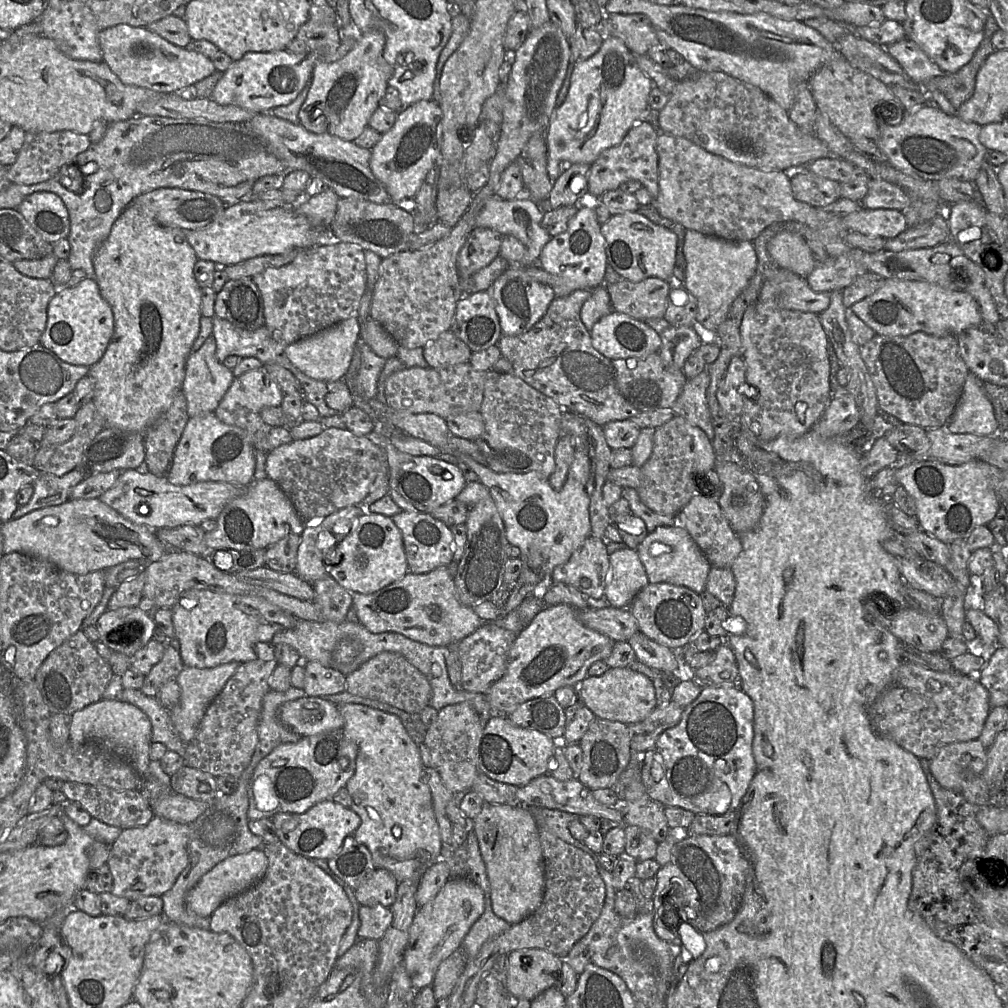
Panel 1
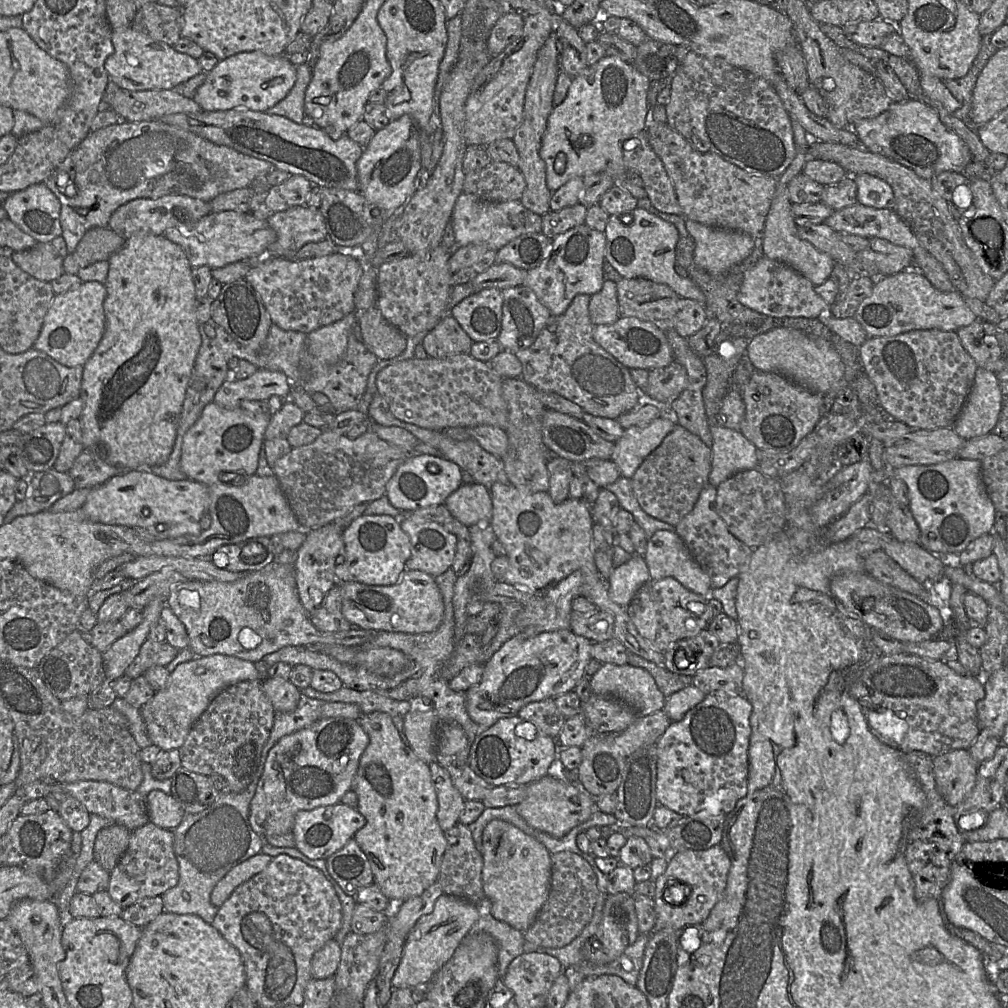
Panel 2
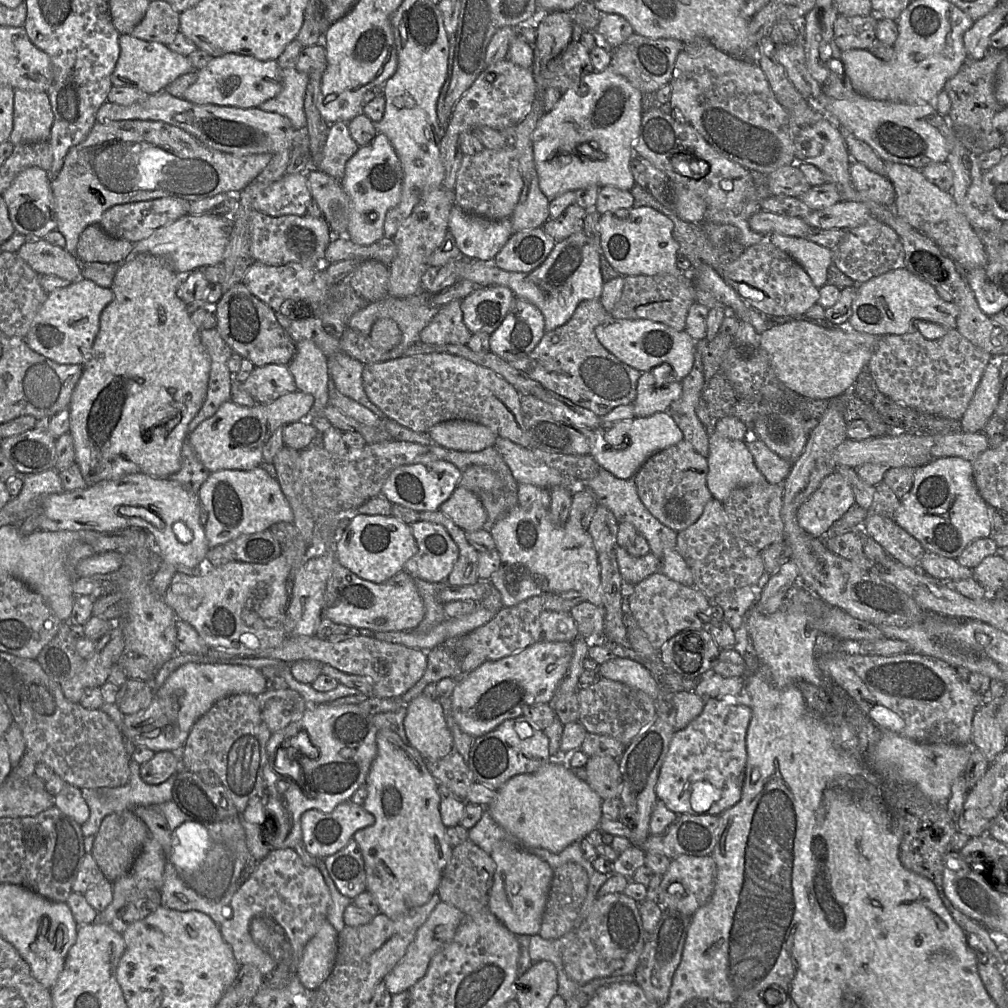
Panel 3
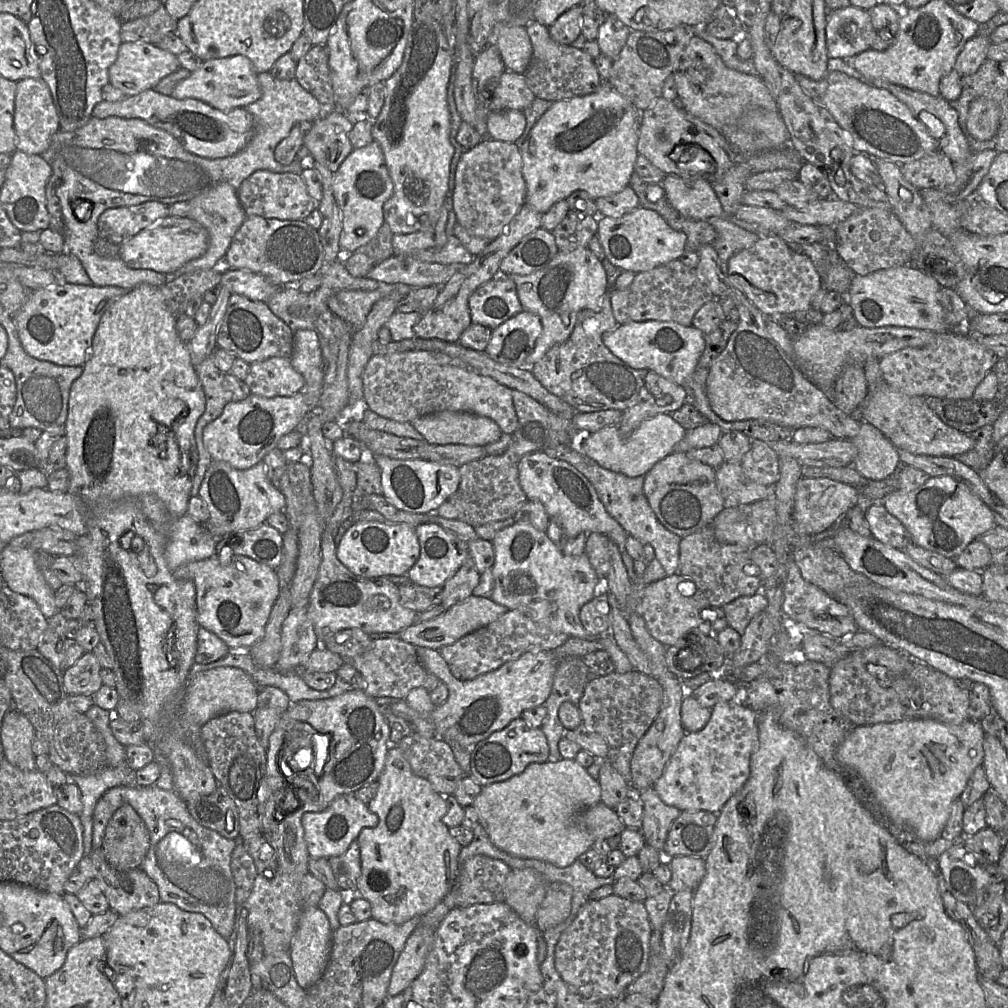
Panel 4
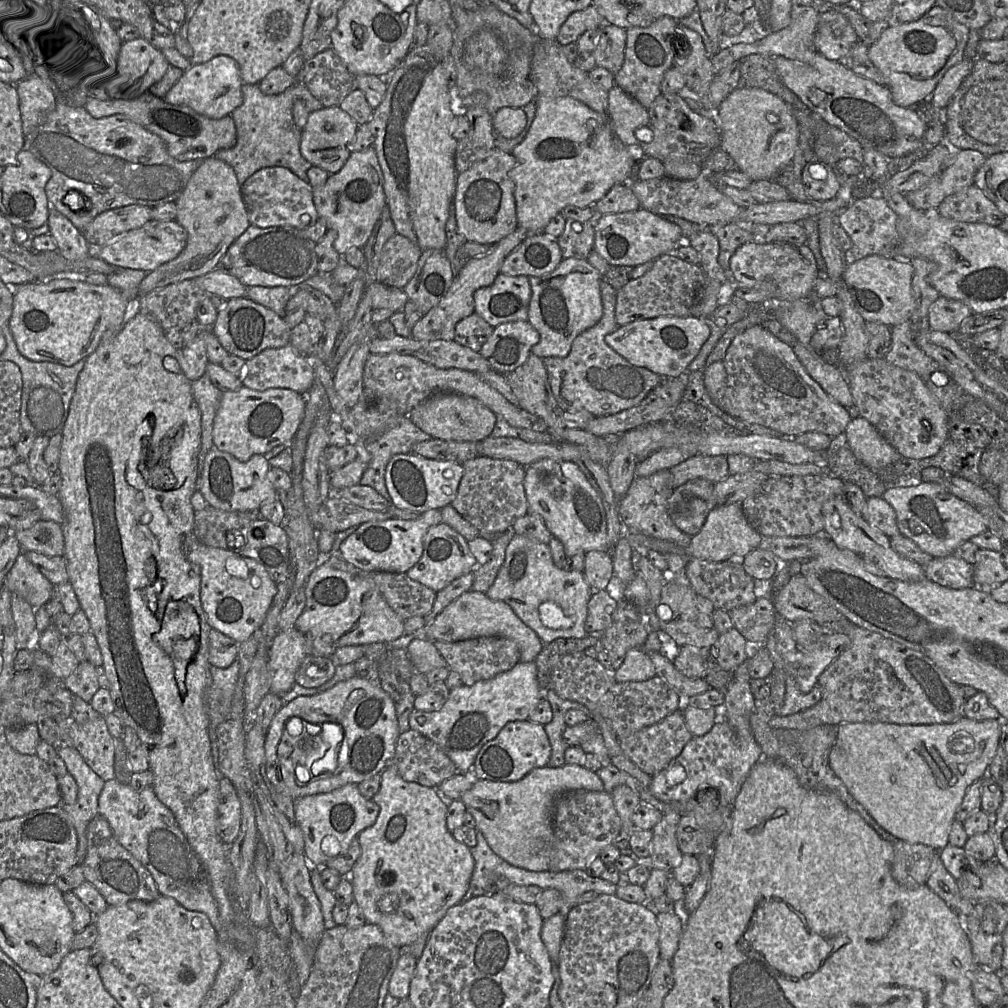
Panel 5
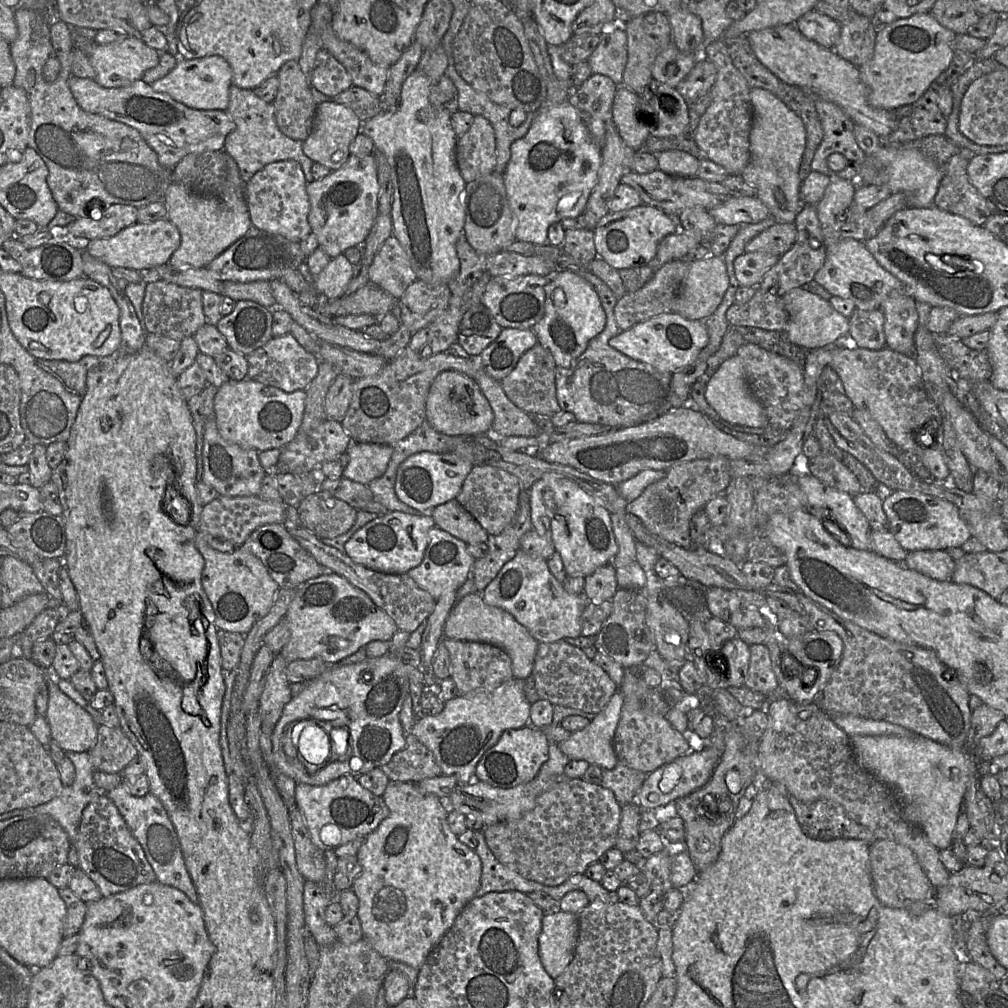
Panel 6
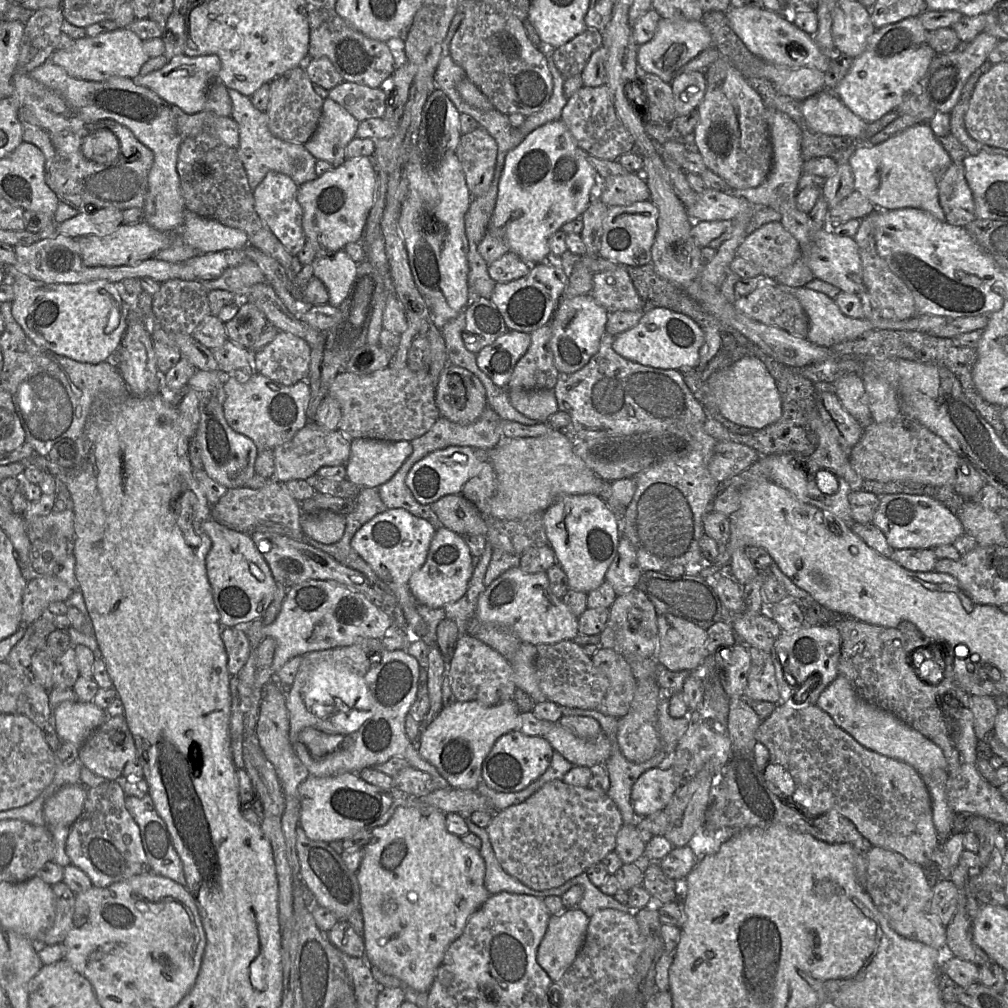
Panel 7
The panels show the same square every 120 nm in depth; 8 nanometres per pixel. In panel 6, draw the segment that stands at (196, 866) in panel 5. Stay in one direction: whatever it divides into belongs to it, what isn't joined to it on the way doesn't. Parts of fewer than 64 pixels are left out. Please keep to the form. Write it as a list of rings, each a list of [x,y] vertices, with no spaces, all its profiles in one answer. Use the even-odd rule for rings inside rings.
[[[122,783],[103,793],[115,804],[131,834],[141,845],[157,881],[179,889],[192,902],[198,903],[197,891],[186,868],[177,832],[160,800],[150,792],[143,797],[133,796]]]

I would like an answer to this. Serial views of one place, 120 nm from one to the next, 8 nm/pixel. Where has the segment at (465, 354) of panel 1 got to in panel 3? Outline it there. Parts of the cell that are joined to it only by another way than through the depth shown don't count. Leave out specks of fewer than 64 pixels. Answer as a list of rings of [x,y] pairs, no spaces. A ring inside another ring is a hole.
[[[452,300],[439,311],[420,332],[420,341],[426,344],[465,345],[471,337],[463,322],[461,300]]]

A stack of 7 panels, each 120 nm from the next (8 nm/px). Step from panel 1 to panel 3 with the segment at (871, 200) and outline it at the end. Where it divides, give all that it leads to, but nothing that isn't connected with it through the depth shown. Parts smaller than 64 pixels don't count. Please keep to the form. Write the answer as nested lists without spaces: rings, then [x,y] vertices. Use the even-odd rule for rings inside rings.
[[[852,162],[850,175],[856,189],[868,199],[888,207],[894,205],[895,190],[886,176],[872,171],[861,162]]]

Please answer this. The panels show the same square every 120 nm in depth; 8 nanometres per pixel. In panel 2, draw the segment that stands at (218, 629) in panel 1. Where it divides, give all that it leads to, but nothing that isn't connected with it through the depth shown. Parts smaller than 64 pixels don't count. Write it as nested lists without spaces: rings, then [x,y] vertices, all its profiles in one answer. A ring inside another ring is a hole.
[[[270,563],[264,568],[245,573],[241,578],[233,582],[217,582],[217,581],[200,581],[200,580],[187,580],[172,585],[170,595],[167,600],[167,605],[173,611],[173,613],[184,624],[189,637],[188,647],[196,654],[197,657],[210,656],[214,654],[223,654],[228,656],[234,656],[243,660],[247,660],[256,663],[263,659],[264,656],[275,652],[286,646],[313,646],[322,644],[336,644],[343,646],[360,646],[366,642],[369,642],[373,636],[375,636],[376,630],[360,629],[354,625],[348,631],[339,632],[321,632],[311,622],[308,614],[302,606],[297,592],[297,585],[295,580],[295,568],[294,564],[278,564]]]

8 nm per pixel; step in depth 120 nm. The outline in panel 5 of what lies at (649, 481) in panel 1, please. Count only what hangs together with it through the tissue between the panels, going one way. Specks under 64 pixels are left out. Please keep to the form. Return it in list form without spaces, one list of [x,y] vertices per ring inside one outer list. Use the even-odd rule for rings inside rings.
[[[699,478],[673,491],[668,500],[668,513],[682,532],[693,536],[701,530],[707,516],[717,506],[714,486],[714,483]]]

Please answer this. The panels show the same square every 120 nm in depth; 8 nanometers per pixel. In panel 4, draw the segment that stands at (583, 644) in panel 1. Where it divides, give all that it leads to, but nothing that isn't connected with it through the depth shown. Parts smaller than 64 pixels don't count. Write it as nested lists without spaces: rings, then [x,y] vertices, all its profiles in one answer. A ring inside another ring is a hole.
[[[417,646],[416,651],[425,670],[437,676],[449,689],[447,700],[431,714],[436,737],[457,742],[470,752],[475,744],[505,728],[525,710],[544,704],[551,693],[558,666],[553,651],[532,651],[474,679],[458,680],[438,650]]]

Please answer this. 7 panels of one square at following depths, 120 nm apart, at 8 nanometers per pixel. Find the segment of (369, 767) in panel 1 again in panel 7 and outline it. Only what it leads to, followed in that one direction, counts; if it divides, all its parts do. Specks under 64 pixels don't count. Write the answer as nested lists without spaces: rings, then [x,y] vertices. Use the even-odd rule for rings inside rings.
[[[399,806],[389,821],[371,834],[356,872],[364,922],[364,958],[414,990],[428,993],[447,949],[461,936],[469,917],[491,896],[484,885],[485,861],[479,850],[448,832],[446,814],[432,806]]]

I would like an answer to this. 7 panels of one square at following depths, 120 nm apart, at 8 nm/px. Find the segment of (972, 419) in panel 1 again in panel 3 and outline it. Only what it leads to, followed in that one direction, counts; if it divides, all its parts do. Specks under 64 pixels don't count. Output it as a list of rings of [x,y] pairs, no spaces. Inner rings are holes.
[[[993,358],[986,366],[973,397],[960,420],[963,432],[981,432],[995,413],[1000,395],[997,359]]]

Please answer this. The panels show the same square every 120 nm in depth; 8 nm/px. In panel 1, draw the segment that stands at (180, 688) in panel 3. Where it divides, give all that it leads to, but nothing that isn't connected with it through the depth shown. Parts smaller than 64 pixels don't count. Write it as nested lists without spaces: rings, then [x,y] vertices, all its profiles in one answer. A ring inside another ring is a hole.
[[[233,661],[213,668],[185,666],[179,673],[176,682],[181,688],[181,697],[178,705],[170,711],[170,716],[182,741],[188,743],[194,738],[207,707],[221,692],[226,682],[233,676],[240,664],[242,663]]]

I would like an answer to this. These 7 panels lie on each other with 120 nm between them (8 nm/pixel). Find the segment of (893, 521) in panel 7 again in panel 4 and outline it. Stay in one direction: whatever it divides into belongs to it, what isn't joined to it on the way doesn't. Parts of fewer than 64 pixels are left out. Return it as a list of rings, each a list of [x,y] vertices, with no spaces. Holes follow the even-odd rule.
[[[951,476],[930,477],[923,485],[909,491],[894,491],[881,501],[911,536],[912,543],[926,550],[954,559],[974,540],[996,526],[993,511],[963,483]]]

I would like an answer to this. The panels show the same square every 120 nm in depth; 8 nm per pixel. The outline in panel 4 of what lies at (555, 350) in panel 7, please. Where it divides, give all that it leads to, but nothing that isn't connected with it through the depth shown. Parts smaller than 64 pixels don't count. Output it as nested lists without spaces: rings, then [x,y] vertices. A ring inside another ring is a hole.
[[[588,247],[573,251],[559,250],[545,268],[529,275],[500,273],[499,276],[507,276],[514,281],[522,308],[537,315],[541,320],[542,331],[524,361],[523,366],[527,368],[551,347],[569,338],[581,310],[590,309],[598,312],[601,298],[607,292],[605,270],[601,261]]]

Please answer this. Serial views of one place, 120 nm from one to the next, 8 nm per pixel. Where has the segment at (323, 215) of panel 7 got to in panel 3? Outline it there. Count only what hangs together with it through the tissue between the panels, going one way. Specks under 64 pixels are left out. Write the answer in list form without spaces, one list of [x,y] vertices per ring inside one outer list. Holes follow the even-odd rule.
[[[377,133],[366,146],[359,147],[347,161],[340,183],[350,199],[348,238],[359,245],[370,245],[384,237],[383,225],[387,212],[401,198],[403,169],[388,137]]]

